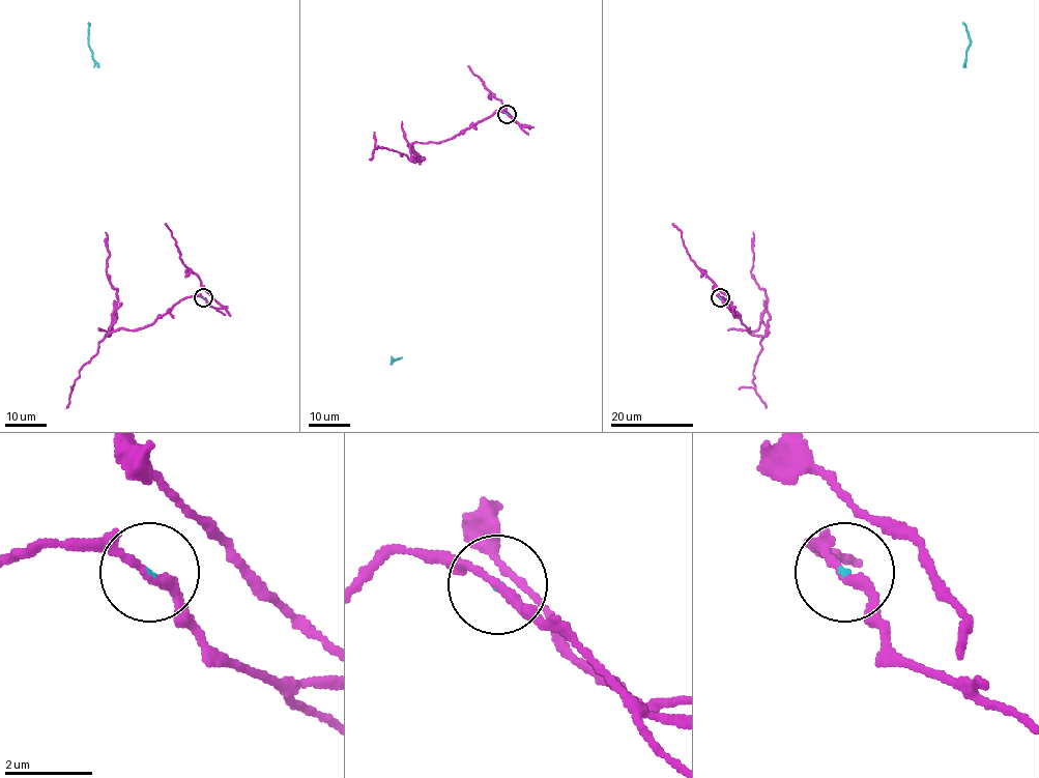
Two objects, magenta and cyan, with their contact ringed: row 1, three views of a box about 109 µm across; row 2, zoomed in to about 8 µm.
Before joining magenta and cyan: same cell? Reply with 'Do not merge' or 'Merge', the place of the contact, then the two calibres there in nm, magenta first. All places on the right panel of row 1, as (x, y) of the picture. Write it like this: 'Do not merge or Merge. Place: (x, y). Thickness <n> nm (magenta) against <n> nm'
Do not merge. Place: (720, 297). Thickness 200 nm (magenta) against 60 nm

